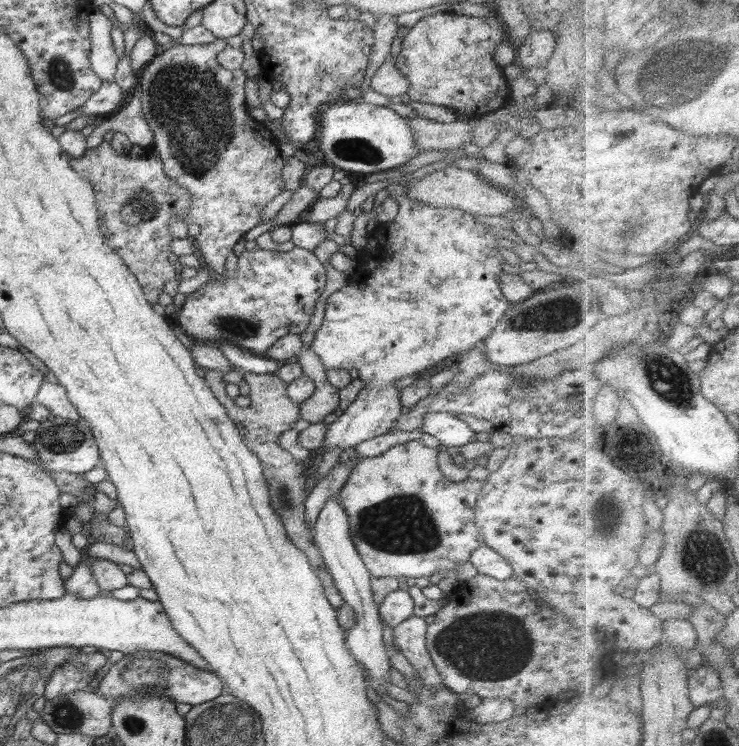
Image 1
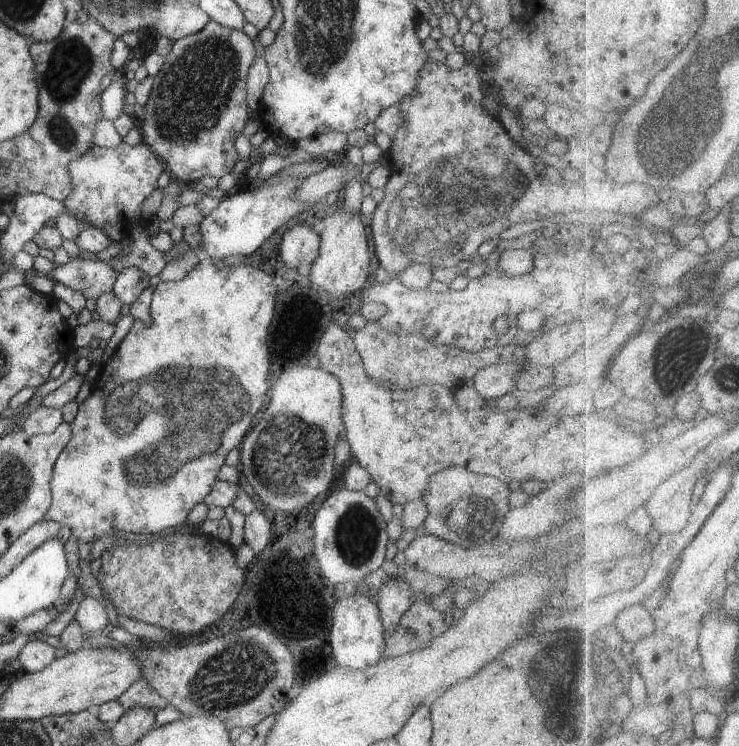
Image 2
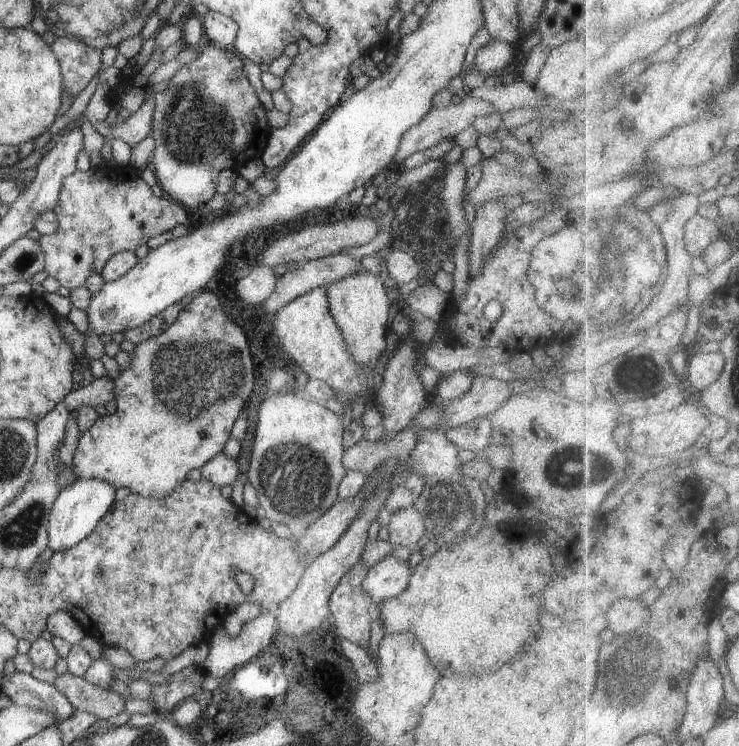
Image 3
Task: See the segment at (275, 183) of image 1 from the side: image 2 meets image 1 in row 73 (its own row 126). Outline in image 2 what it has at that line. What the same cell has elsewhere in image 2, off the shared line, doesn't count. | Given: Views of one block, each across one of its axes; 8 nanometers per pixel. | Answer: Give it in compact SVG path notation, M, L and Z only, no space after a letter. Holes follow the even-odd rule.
M212 20L198 33L176 41L174 46L172 46L172 50L170 50L170 54L165 56L165 62L162 69L158 75L153 78L153 90L150 100L148 100L145 108L145 115L138 121L138 125L141 130L143 142L153 151L153 154L165 164L166 171L170 173L179 184L183 186L199 185L200 178L206 175L220 179L222 176L230 173L231 169L235 166L239 156L235 150L234 140L240 136L241 131L246 127L246 124L250 119L250 116L248 116L250 111L246 103L247 91L245 83L247 82L247 73L249 72L250 66L254 63L254 60L255 44L242 30L222 27Z

